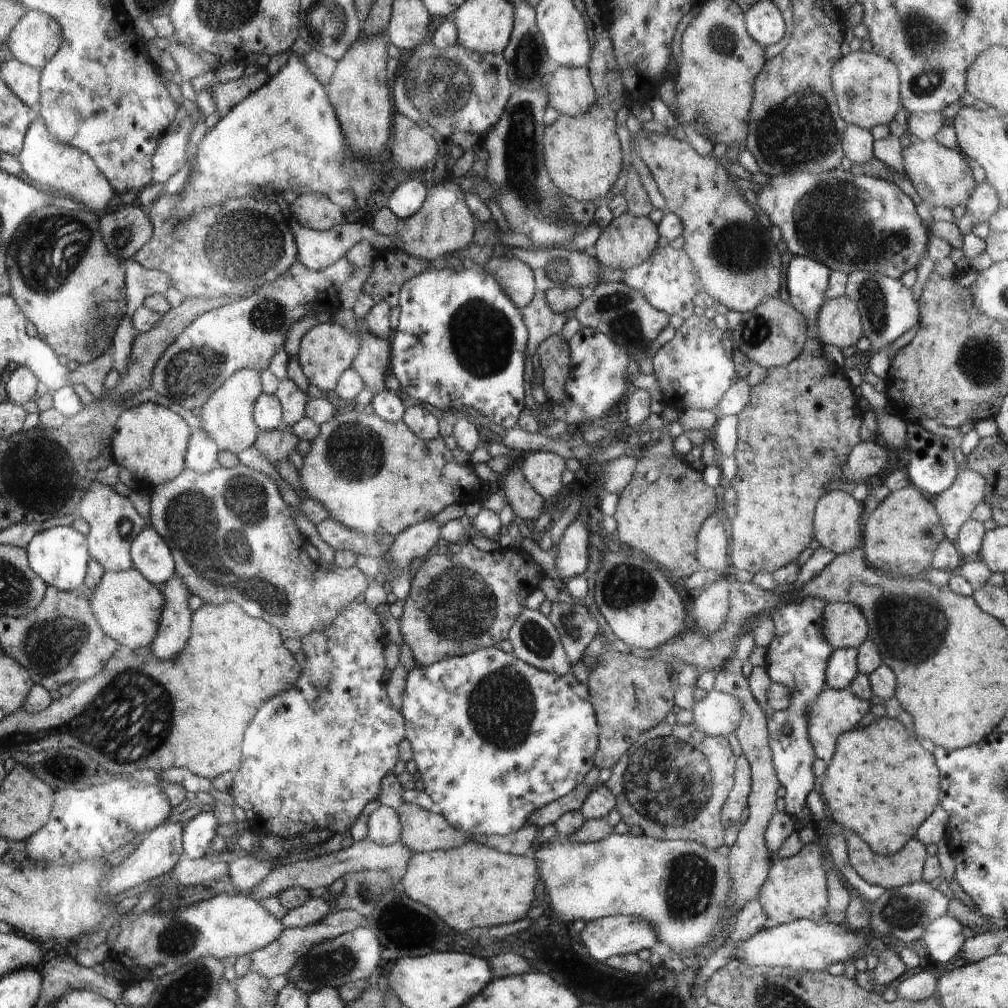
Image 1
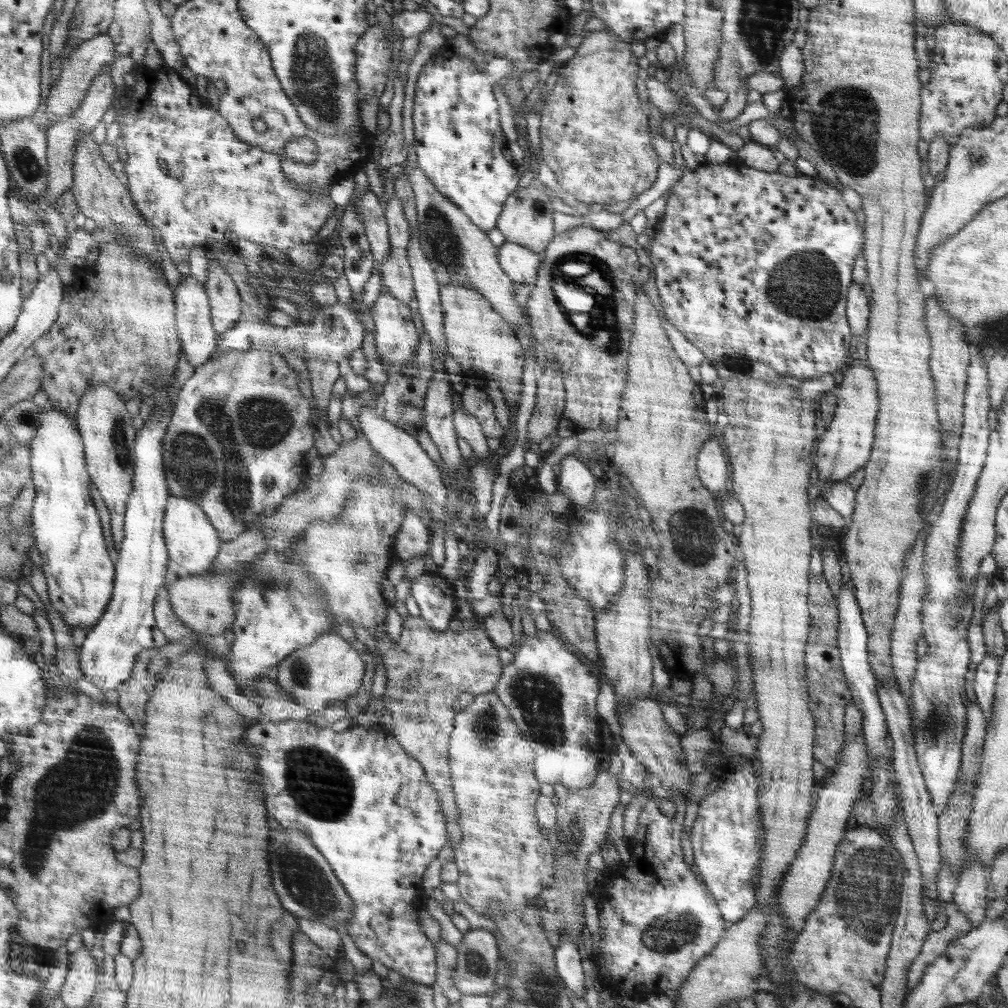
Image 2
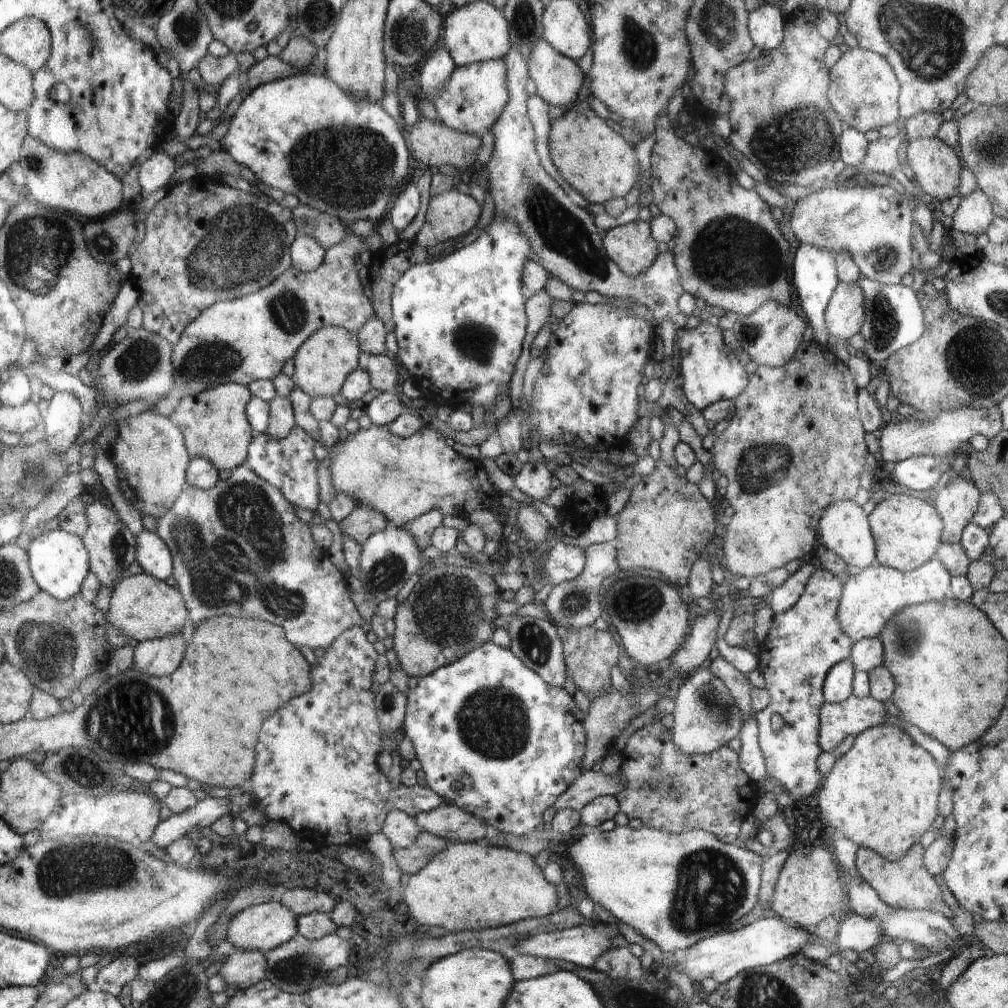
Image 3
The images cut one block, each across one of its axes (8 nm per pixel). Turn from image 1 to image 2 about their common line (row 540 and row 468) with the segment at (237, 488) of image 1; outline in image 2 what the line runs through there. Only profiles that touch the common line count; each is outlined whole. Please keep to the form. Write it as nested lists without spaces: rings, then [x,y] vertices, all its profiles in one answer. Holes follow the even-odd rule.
[[[276,351],[218,352],[209,361],[179,392],[164,456],[172,494],[201,504],[225,542],[252,527],[258,516],[274,514],[289,495],[299,490],[307,470],[302,466],[304,454],[315,445],[315,432],[310,426],[310,404],[298,388],[298,376]]]

